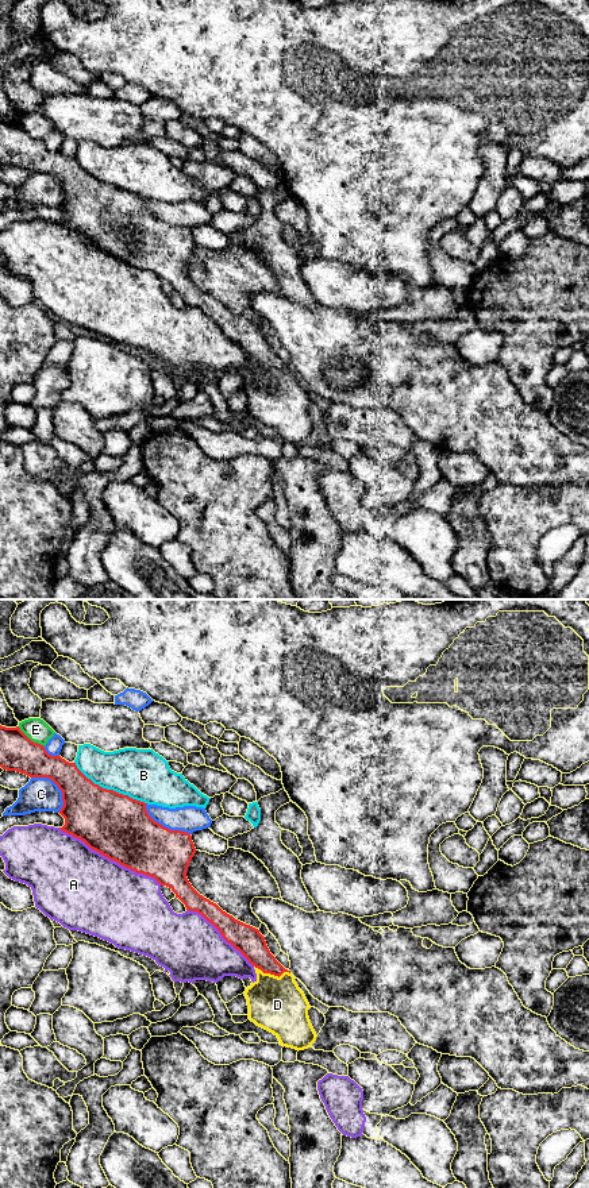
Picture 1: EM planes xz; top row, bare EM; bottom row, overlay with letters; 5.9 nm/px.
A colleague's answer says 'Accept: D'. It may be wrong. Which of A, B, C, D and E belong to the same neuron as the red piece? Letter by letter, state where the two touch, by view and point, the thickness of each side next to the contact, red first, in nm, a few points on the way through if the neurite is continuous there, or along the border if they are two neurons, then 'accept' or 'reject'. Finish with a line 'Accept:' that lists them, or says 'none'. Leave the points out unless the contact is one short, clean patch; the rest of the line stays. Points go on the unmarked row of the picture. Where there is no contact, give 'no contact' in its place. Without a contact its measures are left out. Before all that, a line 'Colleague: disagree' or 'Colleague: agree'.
Colleague: agree
A: meets red in xz at (110, 254); 380 nm thick on the red side, 480 nm on the other; reject
B: meets red in xz at (110, 185); 380 nm thick on the red side, 300 nm on the other; reject
C: meets red in xz at (57, 180); 320 nm thick on the red side, 200 nm on the other; reject
D: meets red in xz at (272, 369); 170 nm thick on the red side, 320 nm on the other; runs through xz (247, 335), (272, 369), (277, 400); accept
E: meets red in xz at (30, 135); 220 nm thick on the red side, 140 nm on the other; border along xz (18, 122), (31, 135), (43, 142); reject
Accept: D

